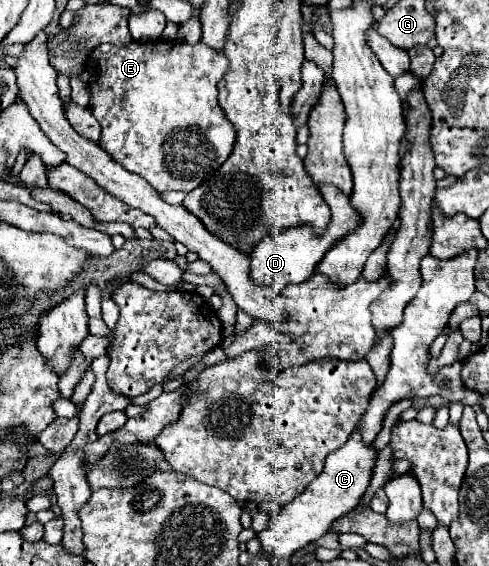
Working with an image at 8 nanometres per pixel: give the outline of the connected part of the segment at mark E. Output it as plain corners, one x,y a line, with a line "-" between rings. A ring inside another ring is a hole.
155,40
155,42
129,42
125,46
115,46
115,44
101,44
91,52
91,64
95,70
89,70
91,80
89,80
89,90
91,90
91,112
101,124
101,148
109,152
121,166
125,166
129,172
135,172
143,176
157,192
171,192
171,190
183,190
191,192
197,186
203,184
203,180
211,178
217,168
223,164
223,160
229,156
233,142
235,142
235,128
227,120
223,108
217,102
217,84
227,72
227,56
223,52
217,52
209,48
207,44
189,44
189,42
179,42
179,40

